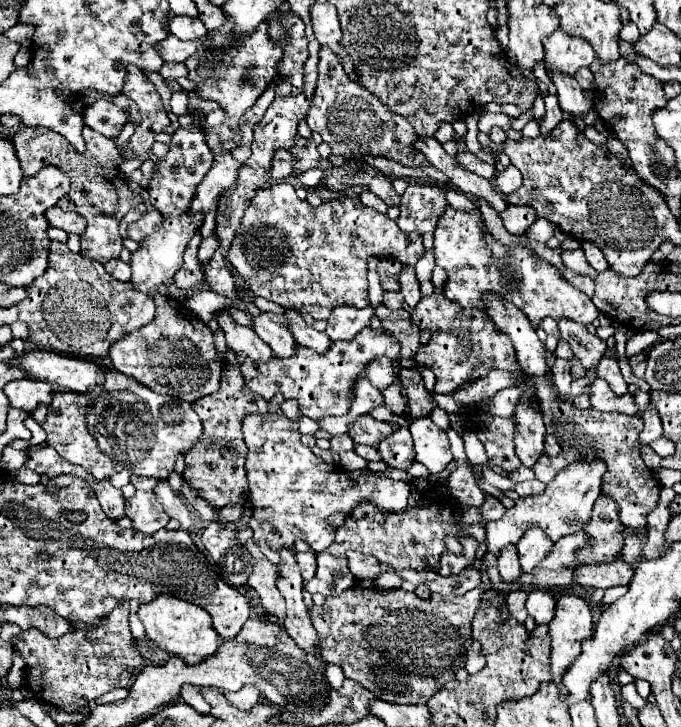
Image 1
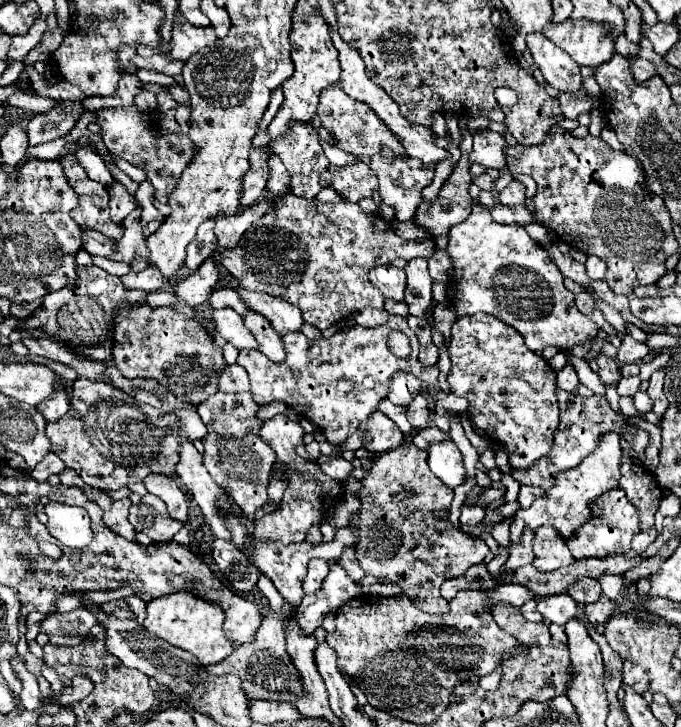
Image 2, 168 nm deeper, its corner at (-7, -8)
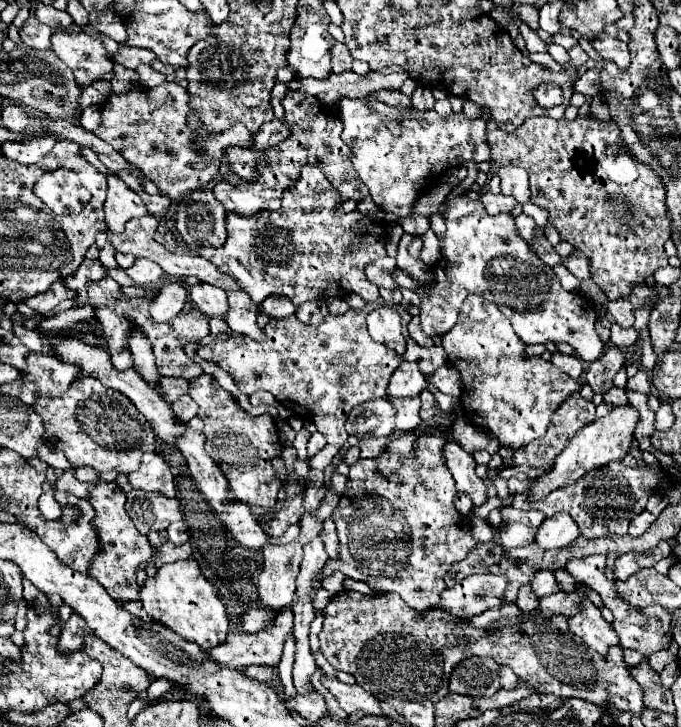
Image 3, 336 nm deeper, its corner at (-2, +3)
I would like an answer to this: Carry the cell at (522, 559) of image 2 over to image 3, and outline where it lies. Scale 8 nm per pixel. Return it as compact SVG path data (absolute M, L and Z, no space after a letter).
M514 507L502 509L502 523L498 527L498 537L502 547L524 547L534 541L534 535L546 515L542 511L520 511Z

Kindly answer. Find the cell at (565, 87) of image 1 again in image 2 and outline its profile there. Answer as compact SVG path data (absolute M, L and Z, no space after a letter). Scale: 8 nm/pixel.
M529 34L527 46L549 86L559 92L577 92L581 88L579 66L567 52L551 44L543 34Z

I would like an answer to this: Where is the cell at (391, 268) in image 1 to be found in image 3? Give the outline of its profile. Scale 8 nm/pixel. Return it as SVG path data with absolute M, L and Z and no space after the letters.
M384 257L378 261L372 261L370 265L366 265L366 277L378 285L378 287L386 287L386 289L396 289L396 283L392 279L392 271L396 269L396 259L392 257Z

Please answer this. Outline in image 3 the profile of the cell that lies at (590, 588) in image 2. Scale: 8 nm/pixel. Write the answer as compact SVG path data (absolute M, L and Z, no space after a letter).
M566 569L556 571L556 581L558 581L560 591L564 591L564 593L572 593L576 589L576 579Z

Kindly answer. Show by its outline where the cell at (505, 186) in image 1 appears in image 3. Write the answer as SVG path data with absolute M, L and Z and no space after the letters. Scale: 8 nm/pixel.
M500 167L500 185L502 193L514 197L518 203L526 203L530 199L530 187L528 187L528 173L522 167Z

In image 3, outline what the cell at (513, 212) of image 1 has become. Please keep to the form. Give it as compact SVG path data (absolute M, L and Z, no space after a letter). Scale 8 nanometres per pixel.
M490 191L482 193L482 195L480 195L480 201L482 201L482 205L486 207L486 211L488 211L490 215L510 213L512 207L516 205L514 197L508 197L508 195L502 195L502 193L500 193L500 195L494 195L494 193L490 193Z

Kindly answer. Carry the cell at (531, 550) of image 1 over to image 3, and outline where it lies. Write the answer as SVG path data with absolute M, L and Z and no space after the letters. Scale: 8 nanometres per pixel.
M556 513L554 517L548 517L540 525L536 533L536 541L542 549L558 549L570 545L578 535L580 531L574 519L568 513Z

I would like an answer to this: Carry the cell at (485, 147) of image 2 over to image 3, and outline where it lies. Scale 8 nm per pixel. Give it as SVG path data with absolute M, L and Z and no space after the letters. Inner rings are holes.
M346 99L338 101L340 119L344 123L342 141L350 147L350 157L358 177L370 189L374 203L388 211L414 207L430 183L430 179L443 175L466 161L490 161L490 147L486 143L486 121L468 119L466 113L438 115L434 109L418 111L414 107L398 109L388 107L376 99ZM376 111L376 113L372 113ZM386 119L400 125L400 135L394 137L386 125Z

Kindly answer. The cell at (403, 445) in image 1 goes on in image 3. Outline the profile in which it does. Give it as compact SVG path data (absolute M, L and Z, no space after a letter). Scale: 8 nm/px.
M420 435L418 439L418 449L410 455L392 455L392 453L382 453L380 457L376 459L360 459L356 461L352 467L350 467L350 475L348 475L348 485L346 485L346 493L340 497L340 503L338 507L334 509L332 513L332 519L336 523L336 529L338 529L338 541L340 541L340 547L338 547L338 559L328 559L326 567L322 569L324 575L332 575L334 571L342 571L344 575L348 575L350 579L356 579L356 581L364 581L368 583L370 587L374 589L382 589L384 593L398 593L404 603L408 603L410 607L414 609L420 609L420 611L428 611L432 607L436 607L436 603L440 601L440 593L446 589L444 585L444 575L446 571L450 569L452 563L456 561L462 561L474 547L476 547L476 539L472 537L470 533L470 527L468 525L467 518L462 517L456 507L454 507L454 495L456 495L456 487L454 487L454 479L450 477L450 471L446 469L446 457L442 457L442 449L446 445L446 439L444 437L438 437L438 435Z

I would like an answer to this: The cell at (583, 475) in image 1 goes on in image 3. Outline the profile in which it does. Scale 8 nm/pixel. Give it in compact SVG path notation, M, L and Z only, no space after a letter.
M628 403L628 405L620 405L620 407L614 407L606 417L600 417L596 421L592 421L590 425L582 427L568 443L568 447L556 457L556 463L552 467L552 471L544 477L538 477L536 479L536 487L534 491L530 493L530 499L532 501L540 501L544 499L550 491L562 487L562 485L568 485L576 479L580 479L582 475L586 475L590 469L596 469L600 465L606 465L610 461L616 461L620 459L632 445L632 435L634 435L634 427L640 419L640 413Z

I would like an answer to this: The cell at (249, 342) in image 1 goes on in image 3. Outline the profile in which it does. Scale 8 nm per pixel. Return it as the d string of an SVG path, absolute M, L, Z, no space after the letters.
M198 283L194 287L190 287L190 301L208 317L218 317L222 319L226 315L226 291L218 289L214 285L208 283Z

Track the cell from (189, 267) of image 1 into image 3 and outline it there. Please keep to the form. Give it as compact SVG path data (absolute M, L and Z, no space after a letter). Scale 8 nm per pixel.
M210 189L190 191L176 201L176 229L190 247L222 247L226 243L226 209Z

